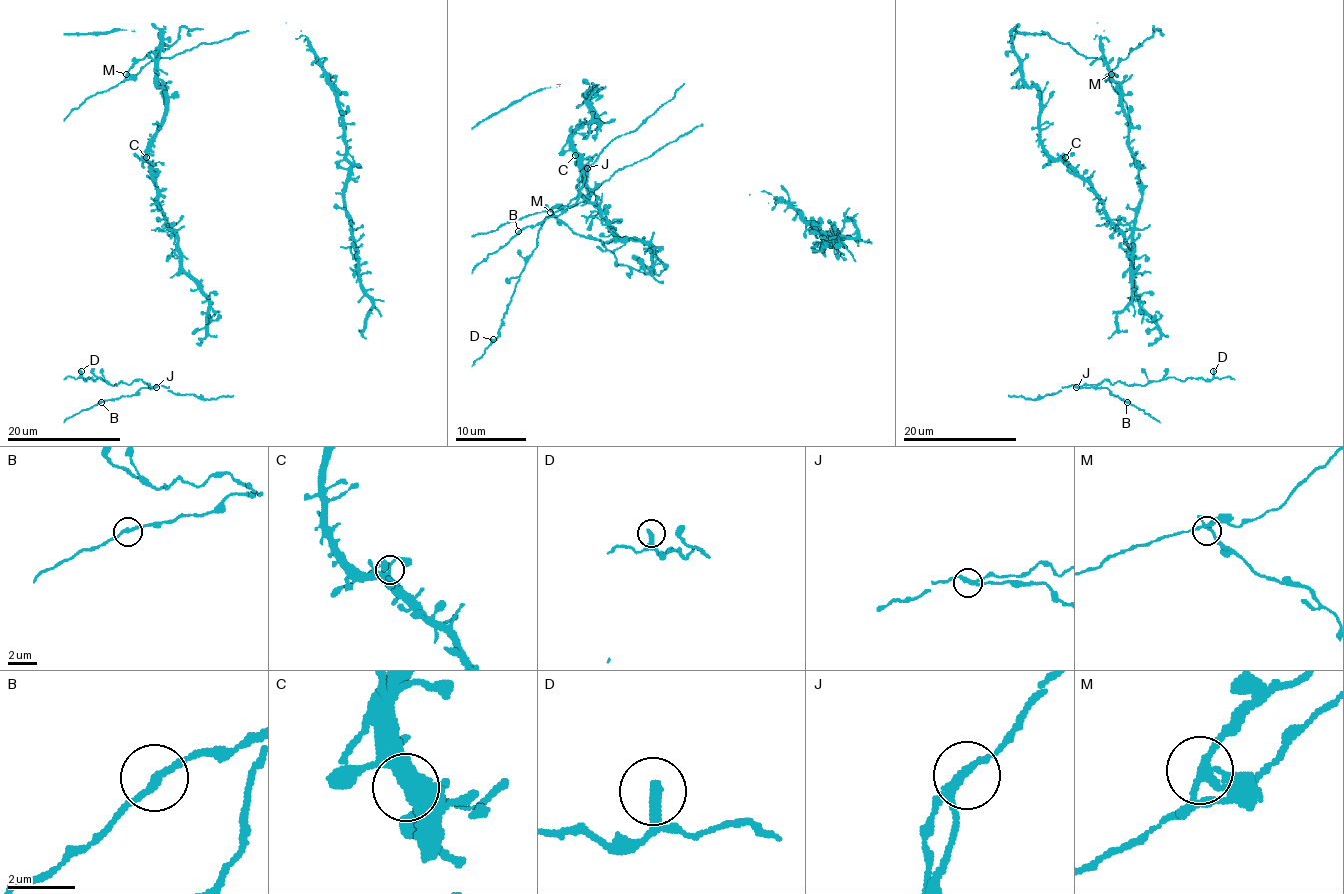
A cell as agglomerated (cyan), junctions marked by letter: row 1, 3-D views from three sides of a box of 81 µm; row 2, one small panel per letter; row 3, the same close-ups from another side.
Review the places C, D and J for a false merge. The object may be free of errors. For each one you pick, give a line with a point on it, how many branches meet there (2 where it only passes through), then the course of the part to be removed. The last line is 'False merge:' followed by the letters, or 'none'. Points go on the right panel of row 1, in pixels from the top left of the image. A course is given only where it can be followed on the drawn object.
J: (1076, 387) | 3
False merge: J

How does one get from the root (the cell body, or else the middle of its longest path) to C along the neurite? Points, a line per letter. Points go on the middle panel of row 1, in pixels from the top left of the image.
C: (598, 125), (585, 122), (573, 134), (571, 150), (575, 155)

